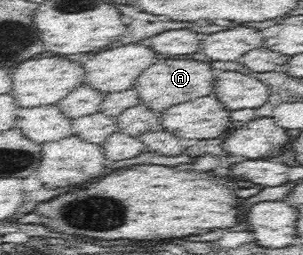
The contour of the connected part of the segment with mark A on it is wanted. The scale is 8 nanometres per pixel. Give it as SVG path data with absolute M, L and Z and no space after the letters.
M190 57L168 58L153 63L148 69L145 69L138 76L134 89L138 92L140 104L161 113L170 106L212 94L216 87L216 72L206 62Z

